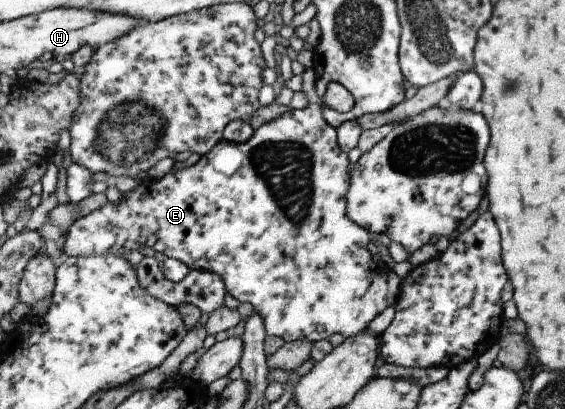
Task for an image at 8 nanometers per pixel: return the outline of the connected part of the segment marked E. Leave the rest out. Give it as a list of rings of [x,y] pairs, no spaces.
[[[305,67],[300,74],[302,78],[301,92],[305,95],[305,105],[300,109],[289,109],[279,117],[263,123],[256,128],[251,136],[242,143],[221,142],[213,147],[206,155],[190,167],[185,167],[169,172],[160,179],[141,182],[132,191],[125,193],[117,204],[107,202],[99,209],[91,211],[88,215],[75,221],[75,224],[66,234],[65,254],[69,257],[90,257],[93,255],[117,255],[125,256],[133,250],[139,250],[141,244],[153,244],[152,248],[162,252],[168,258],[179,259],[191,268],[191,270],[210,270],[217,273],[224,284],[224,289],[240,303],[247,301],[252,310],[262,316],[264,329],[267,335],[279,336],[284,342],[306,340],[314,343],[316,340],[327,339],[331,334],[339,332],[344,337],[351,337],[360,333],[370,320],[377,314],[381,314],[387,306],[391,306],[398,299],[398,292],[402,278],[397,277],[389,268],[387,272],[377,272],[377,264],[371,261],[371,255],[367,251],[367,244],[372,236],[364,228],[355,224],[346,215],[345,193],[349,186],[351,165],[347,161],[346,152],[336,143],[336,129],[328,125],[322,117],[322,109],[330,107],[337,112],[344,113],[353,105],[353,97],[338,82],[329,82],[325,94],[321,98],[317,96],[314,87],[314,72],[311,67]]]

